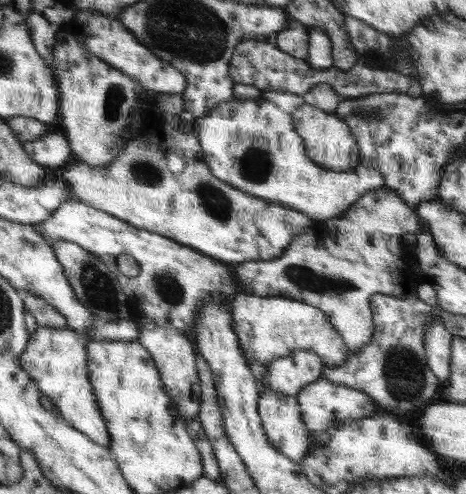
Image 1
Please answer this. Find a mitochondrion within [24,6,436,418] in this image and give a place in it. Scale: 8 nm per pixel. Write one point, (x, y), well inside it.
(405, 376)

